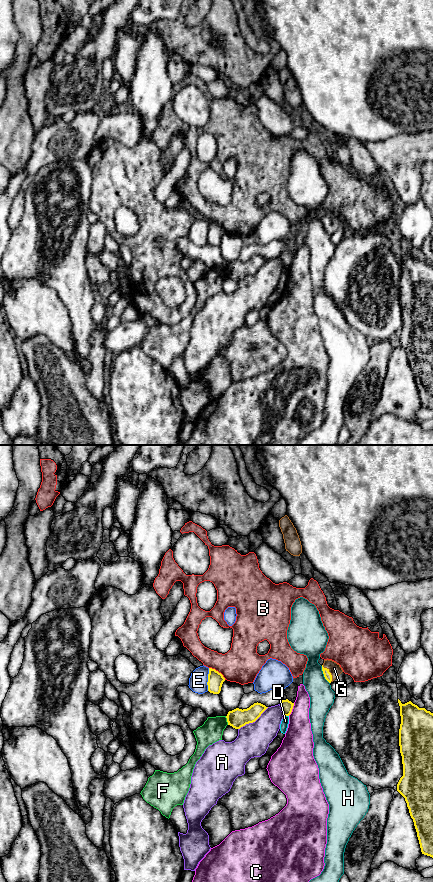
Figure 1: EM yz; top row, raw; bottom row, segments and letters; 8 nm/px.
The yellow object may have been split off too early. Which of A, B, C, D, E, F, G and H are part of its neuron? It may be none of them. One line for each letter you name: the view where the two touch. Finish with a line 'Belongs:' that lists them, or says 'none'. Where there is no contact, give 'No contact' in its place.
G: Touches yellow in yz
Belongs: G

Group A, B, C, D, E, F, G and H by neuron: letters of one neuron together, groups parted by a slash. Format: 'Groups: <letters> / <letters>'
Groups: A / B / C / D / E / F / G / H

